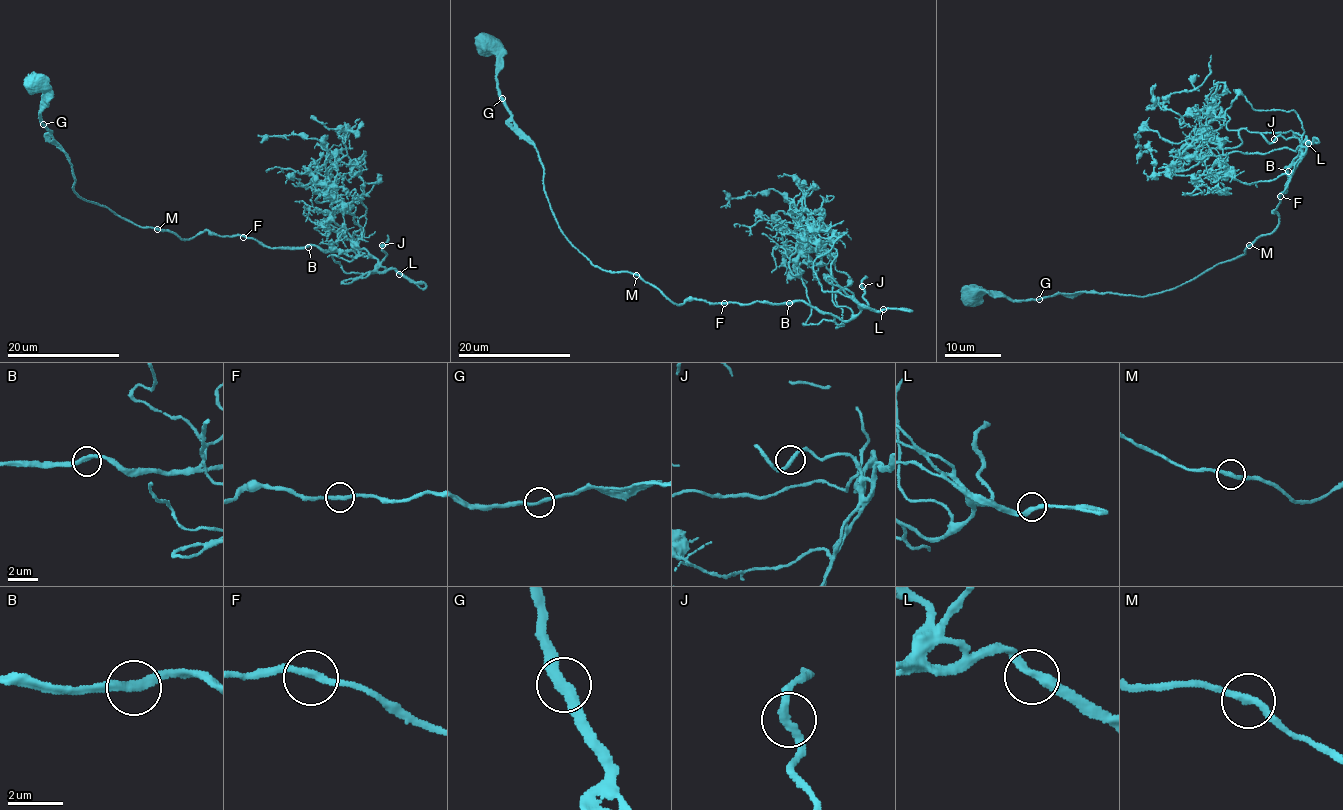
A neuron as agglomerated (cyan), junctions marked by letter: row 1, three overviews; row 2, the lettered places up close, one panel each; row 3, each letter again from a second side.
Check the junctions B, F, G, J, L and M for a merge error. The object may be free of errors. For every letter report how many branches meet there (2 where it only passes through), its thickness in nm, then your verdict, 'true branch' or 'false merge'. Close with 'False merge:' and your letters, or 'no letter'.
B: branches 2; calibre 280 nm; true branch
F: branches 2; calibre 260 nm; true branch
G: branches 2; calibre 280 nm; true branch
J: branches 2; calibre 280 nm; true branch
L: branches 2; calibre 280 nm; true branch
M: branches 2; calibre 280 nm; true branch
False merge: no letter

